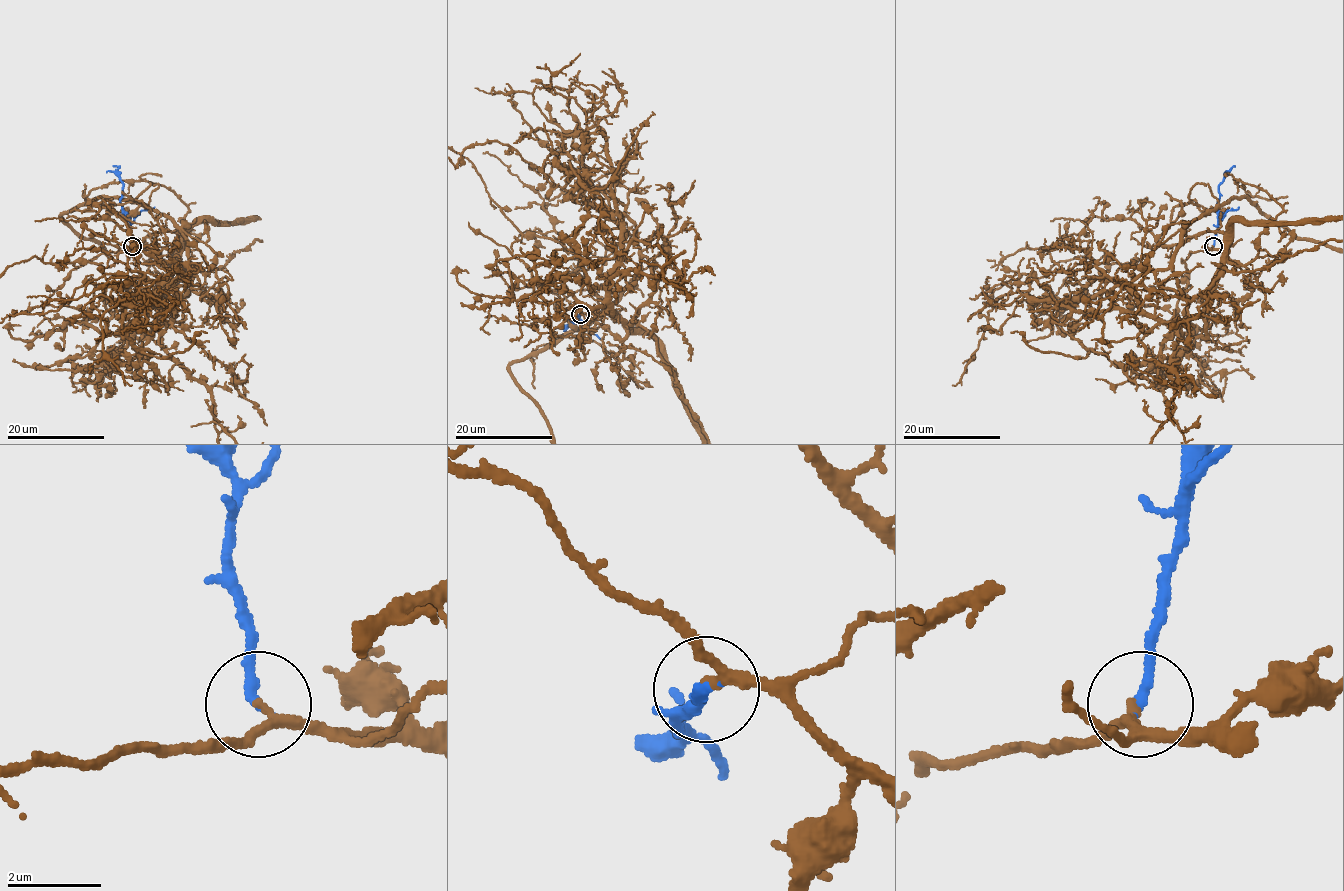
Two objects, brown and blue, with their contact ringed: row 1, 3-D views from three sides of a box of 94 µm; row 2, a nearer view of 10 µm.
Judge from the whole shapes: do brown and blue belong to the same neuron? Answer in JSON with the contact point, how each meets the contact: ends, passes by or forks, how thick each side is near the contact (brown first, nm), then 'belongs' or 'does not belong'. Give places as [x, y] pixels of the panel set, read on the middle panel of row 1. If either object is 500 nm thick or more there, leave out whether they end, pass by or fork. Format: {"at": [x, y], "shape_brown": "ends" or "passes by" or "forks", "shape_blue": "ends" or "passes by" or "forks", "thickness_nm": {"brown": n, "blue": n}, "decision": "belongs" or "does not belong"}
{"at": [580, 314], "shape_brown": "passes by", "shape_blue": "ends", "thickness_nm": {"brown": 180, "blue": 200}, "decision": "belongs"}

